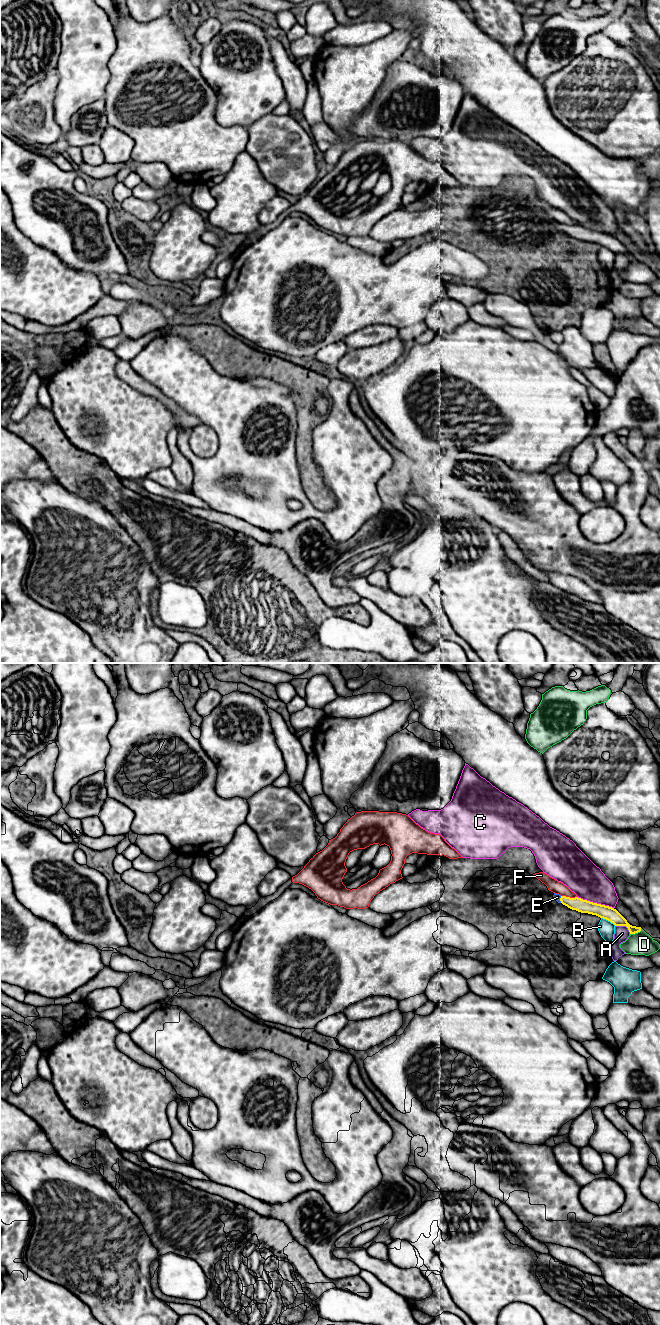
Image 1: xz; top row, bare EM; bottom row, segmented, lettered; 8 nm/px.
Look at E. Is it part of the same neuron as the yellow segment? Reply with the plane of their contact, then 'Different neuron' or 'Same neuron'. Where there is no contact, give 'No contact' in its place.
Touches yellow in xz. Same neuron

